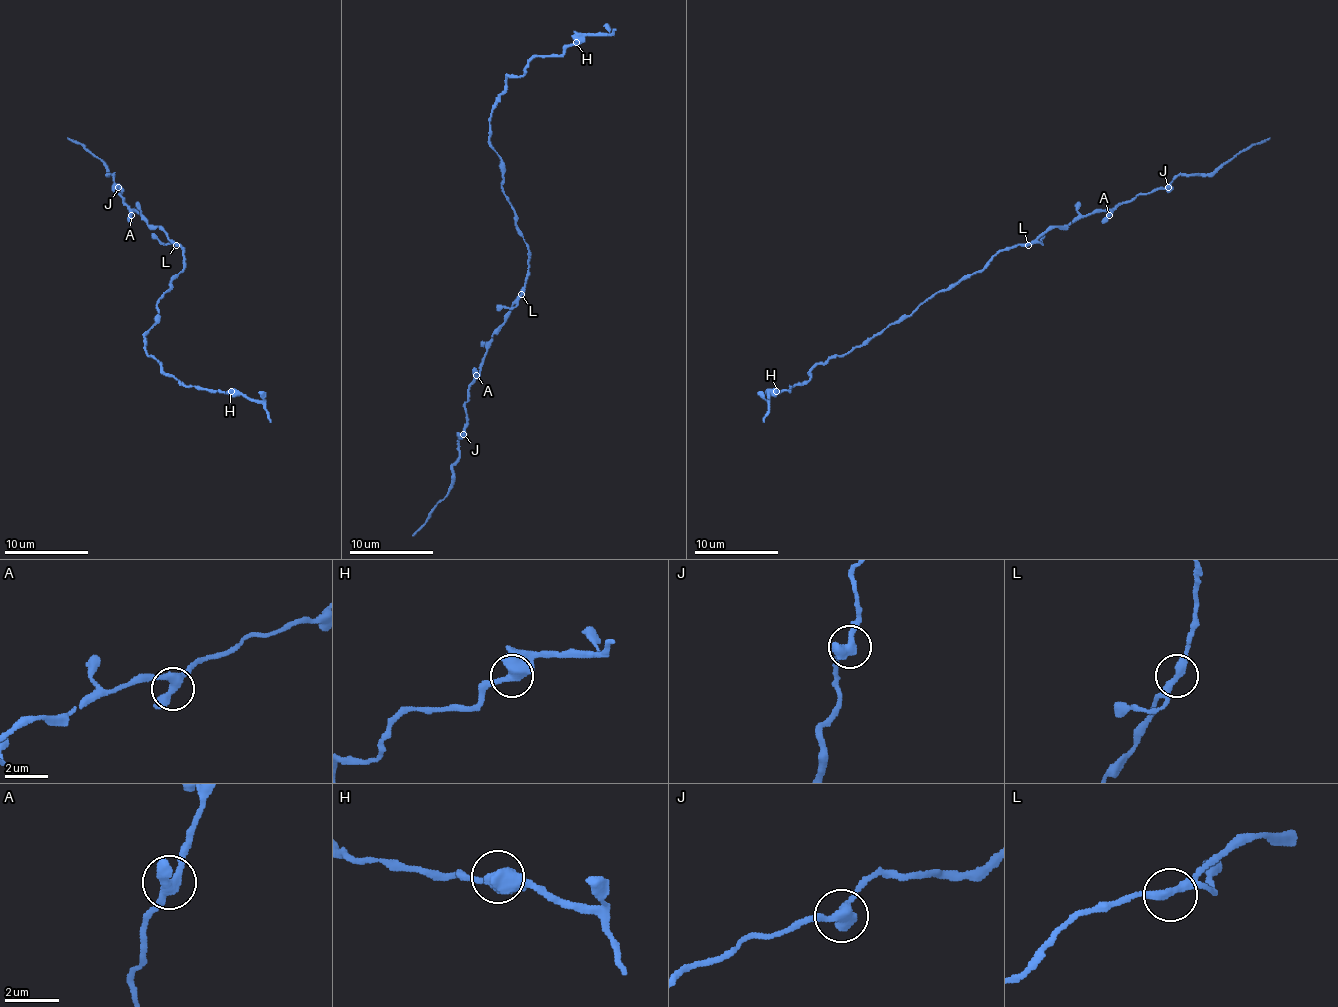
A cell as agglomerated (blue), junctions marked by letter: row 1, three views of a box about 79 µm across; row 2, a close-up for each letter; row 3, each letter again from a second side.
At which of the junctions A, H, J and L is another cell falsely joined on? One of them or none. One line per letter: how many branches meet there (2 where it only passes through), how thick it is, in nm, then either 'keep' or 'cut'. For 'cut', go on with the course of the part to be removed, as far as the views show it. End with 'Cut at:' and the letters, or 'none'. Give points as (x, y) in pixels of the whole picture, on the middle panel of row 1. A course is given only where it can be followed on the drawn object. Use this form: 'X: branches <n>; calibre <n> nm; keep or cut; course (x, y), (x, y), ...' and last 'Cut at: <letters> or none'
A: branches 2; calibre 440 nm; keep
H: branches 2; calibre 500 nm; keep
J: branches 2; calibre 480 nm; keep
L: branches 2; calibre 320 nm; keep
Cut at: none

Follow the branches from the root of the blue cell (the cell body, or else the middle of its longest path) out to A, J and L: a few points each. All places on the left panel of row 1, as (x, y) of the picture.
A: (182, 269), (182, 246), (158, 227), (152, 227), (135, 210), (131, 215)
J: (182, 269), (182, 246), (133, 210), (123, 200), (118, 187)
L: (182, 269), (184, 251), (180, 244), (175, 244)

